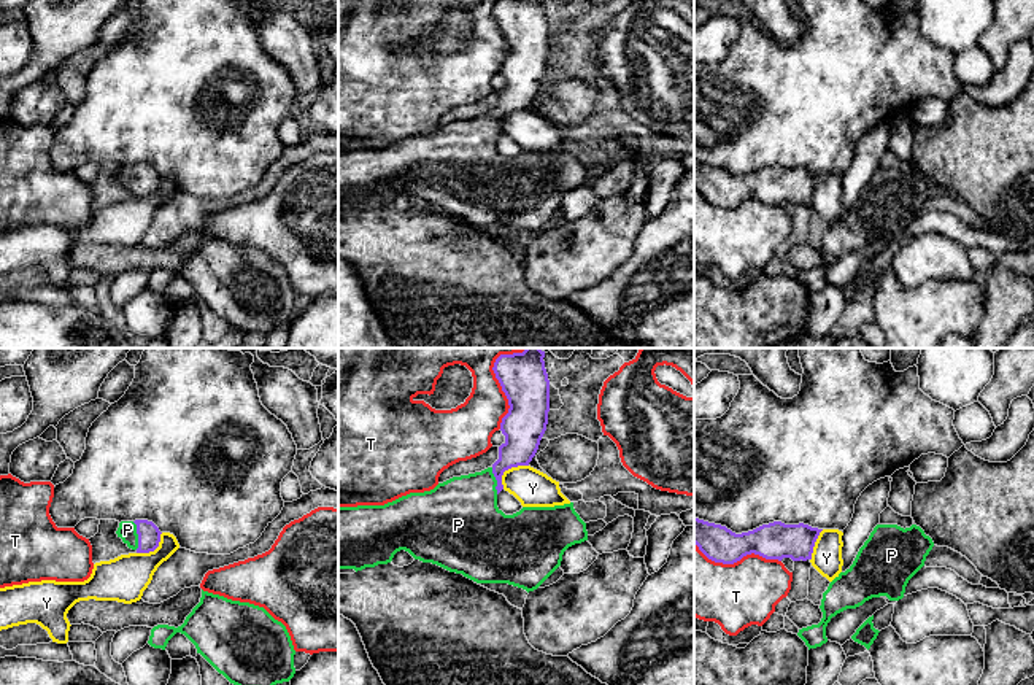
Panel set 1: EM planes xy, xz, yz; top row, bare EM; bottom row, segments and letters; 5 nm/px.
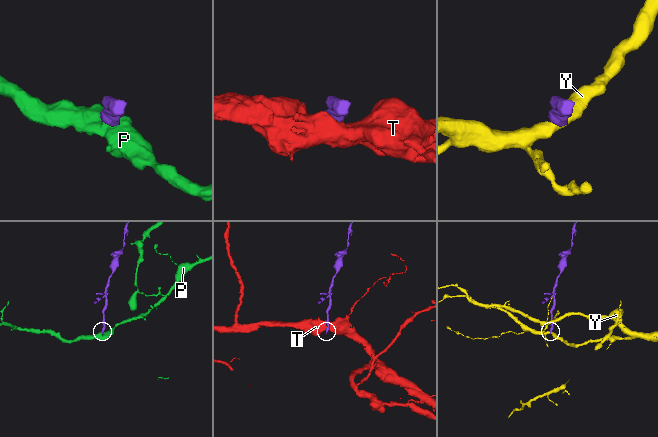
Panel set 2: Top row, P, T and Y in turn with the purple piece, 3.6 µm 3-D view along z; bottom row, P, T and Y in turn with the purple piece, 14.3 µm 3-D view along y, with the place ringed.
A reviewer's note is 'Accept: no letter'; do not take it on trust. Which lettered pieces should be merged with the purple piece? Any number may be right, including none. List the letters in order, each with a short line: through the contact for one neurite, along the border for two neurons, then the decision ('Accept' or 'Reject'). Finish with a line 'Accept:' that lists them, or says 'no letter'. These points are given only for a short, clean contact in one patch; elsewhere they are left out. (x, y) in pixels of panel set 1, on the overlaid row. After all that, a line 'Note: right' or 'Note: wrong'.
P: Line: xy (148, 533), (138, 536), (127, 530). Accept
T: Reject
Y: Line: xz (528, 464), (509, 468), (502, 476), (502, 488). Reject
Accept: P
Note: wrong

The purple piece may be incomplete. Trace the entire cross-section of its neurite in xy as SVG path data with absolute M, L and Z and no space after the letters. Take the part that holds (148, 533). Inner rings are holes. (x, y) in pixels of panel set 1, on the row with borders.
M135 520L121 521L116 534L137 553L149 553L159 547L162 532L152 521Z

